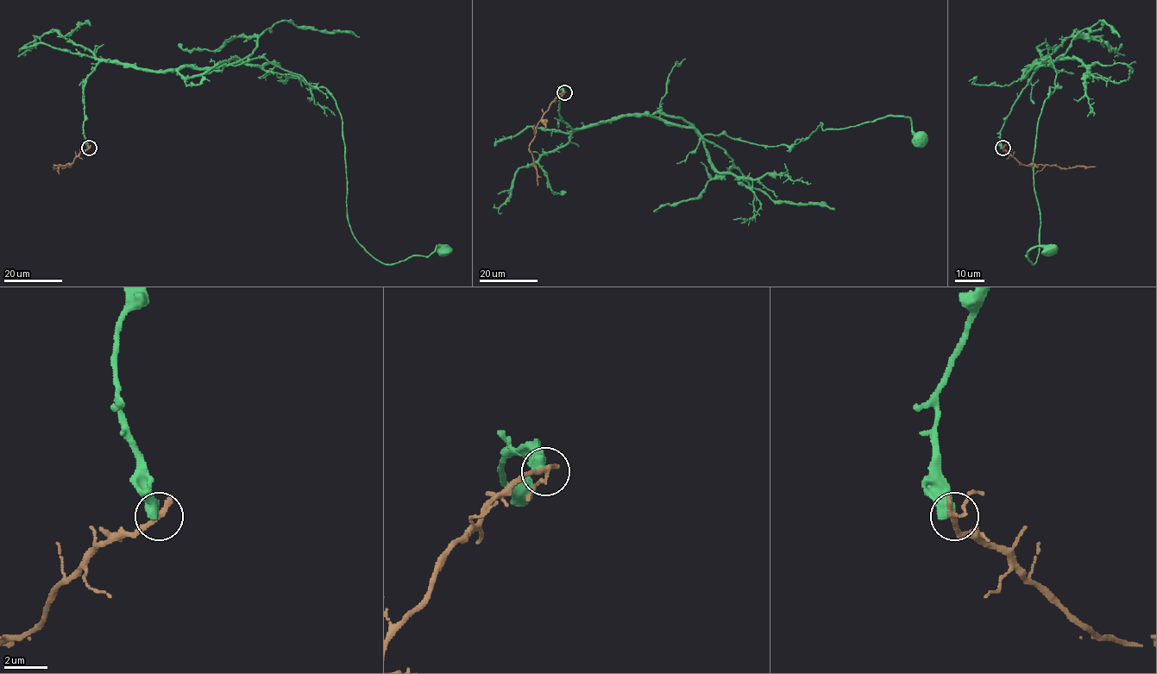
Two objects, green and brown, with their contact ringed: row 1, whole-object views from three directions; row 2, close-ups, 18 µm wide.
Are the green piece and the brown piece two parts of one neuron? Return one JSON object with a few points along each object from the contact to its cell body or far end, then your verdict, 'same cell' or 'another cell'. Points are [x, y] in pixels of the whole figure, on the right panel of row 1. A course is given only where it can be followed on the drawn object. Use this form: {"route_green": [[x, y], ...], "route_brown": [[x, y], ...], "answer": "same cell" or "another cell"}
{"route_green": [[1002, 148], [1040, 62], [1026, 69], [1049, 58], [1056, 87], [1033, 158], [1038, 256], [1026, 256], [1048, 253]], "route_brown": [[1002, 148], [1026, 165], [1096, 166]], "answer": "another cell"}

